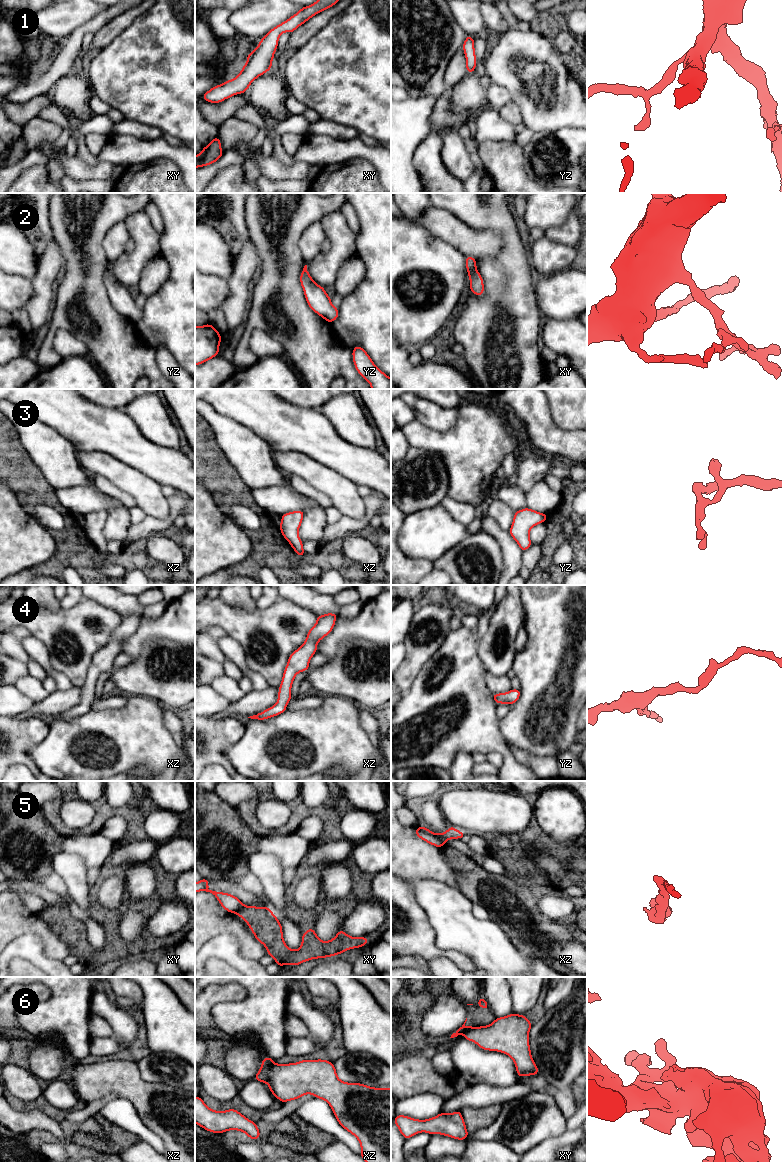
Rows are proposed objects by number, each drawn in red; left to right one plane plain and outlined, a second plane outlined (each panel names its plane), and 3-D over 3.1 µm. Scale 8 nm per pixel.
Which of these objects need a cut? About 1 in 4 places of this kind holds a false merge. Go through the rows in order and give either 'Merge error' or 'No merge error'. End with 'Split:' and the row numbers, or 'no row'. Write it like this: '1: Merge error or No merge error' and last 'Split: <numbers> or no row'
1: No merge error
2: No merge error
3: No merge error
4: No merge error
5: Merge error
6: Merge error
Split: 5, 6

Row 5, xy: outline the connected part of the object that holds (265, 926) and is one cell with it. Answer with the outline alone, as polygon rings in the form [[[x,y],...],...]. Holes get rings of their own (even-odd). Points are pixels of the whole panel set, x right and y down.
[[[244,906],[236,914],[248,924],[256,940],[266,947],[267,955],[282,968],[285,964],[297,966],[308,960],[336,956],[369,944],[367,937],[351,937],[342,929],[333,939],[323,942],[314,929],[308,928],[302,934],[300,948],[292,950],[285,944],[282,925],[269,907]]]

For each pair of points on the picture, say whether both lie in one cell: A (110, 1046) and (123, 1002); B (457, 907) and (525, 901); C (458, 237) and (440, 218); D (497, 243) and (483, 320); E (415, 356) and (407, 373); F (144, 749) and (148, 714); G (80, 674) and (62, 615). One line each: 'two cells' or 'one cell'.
A: two cells
B: two cells
C: one cell
D: two cells
E: two cells
F: one cell
G: one cell

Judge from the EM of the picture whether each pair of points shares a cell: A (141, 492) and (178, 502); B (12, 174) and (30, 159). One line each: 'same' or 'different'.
A: different
B: same

